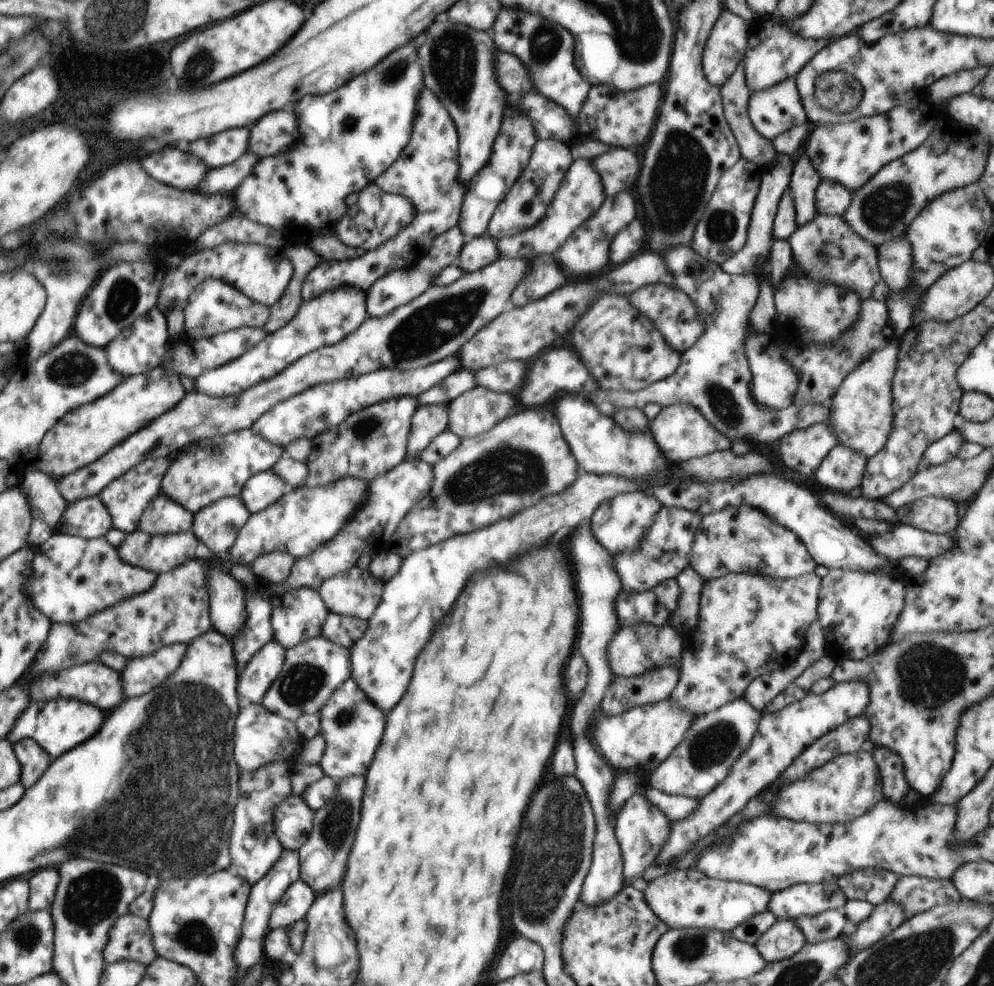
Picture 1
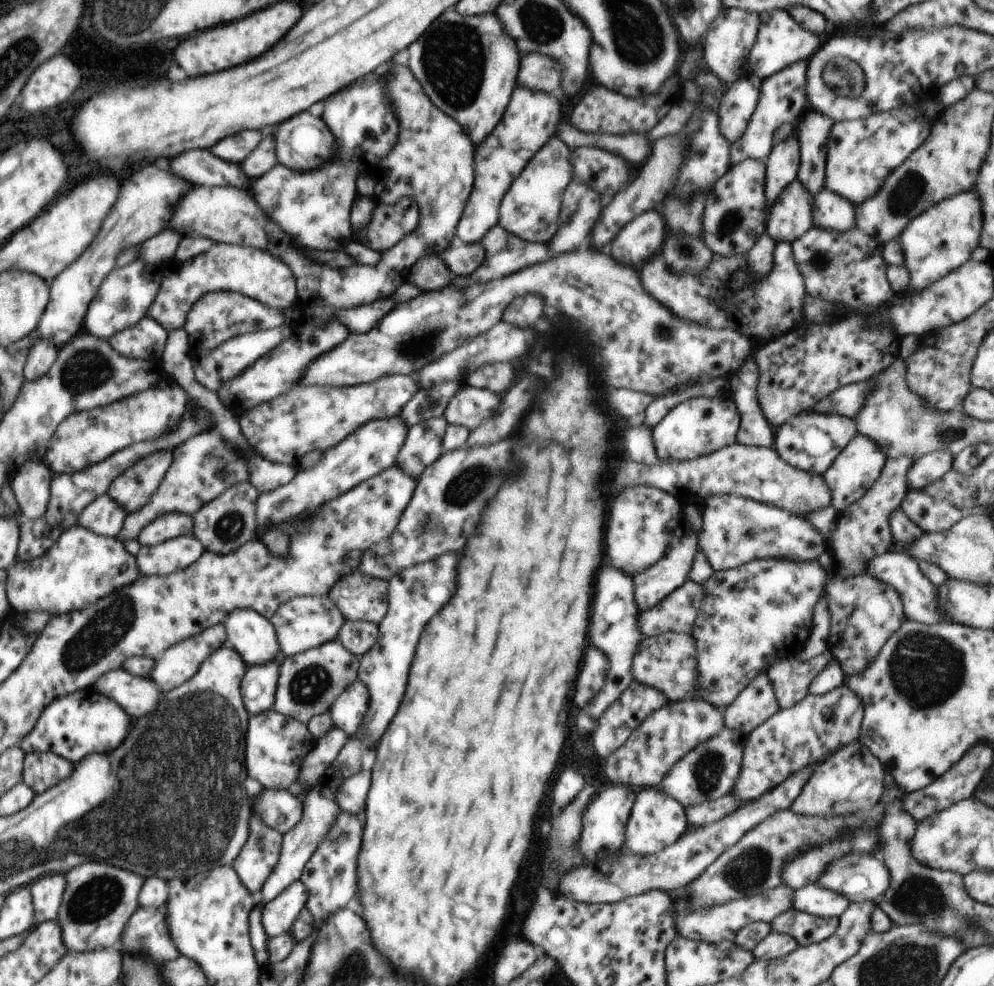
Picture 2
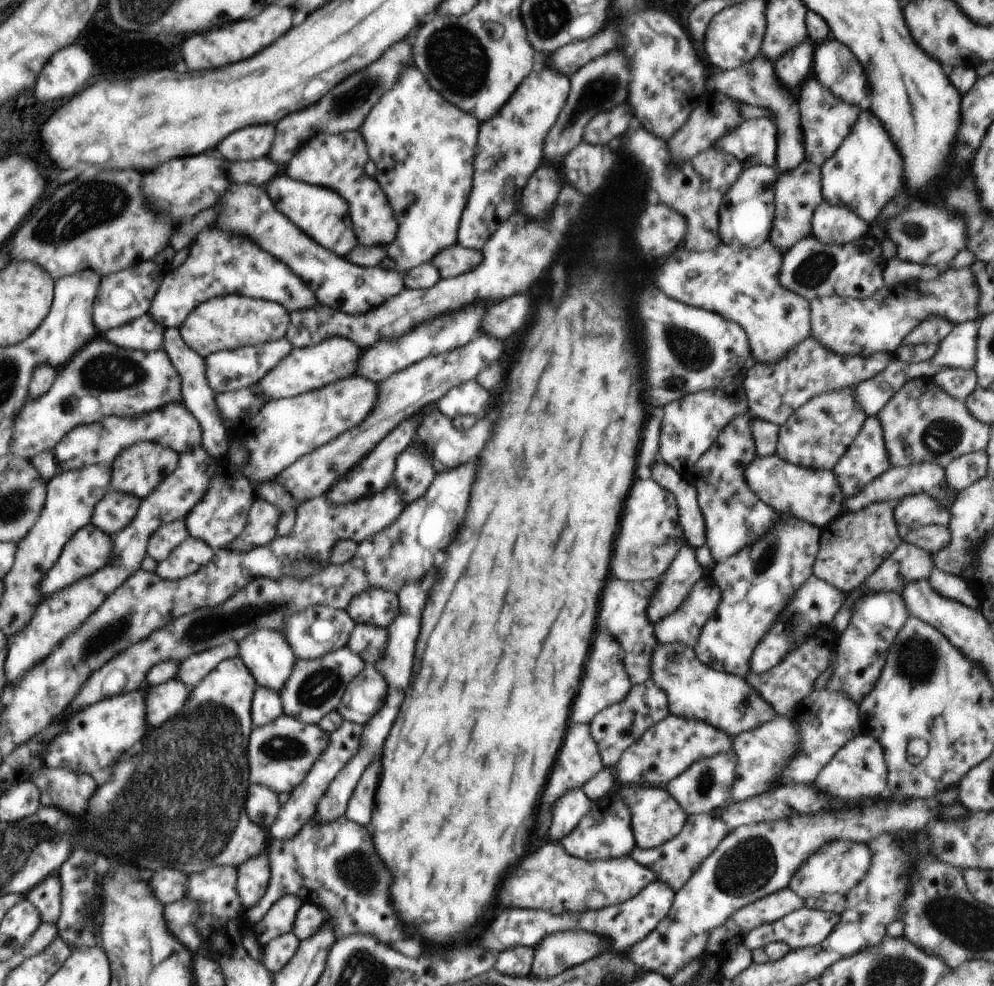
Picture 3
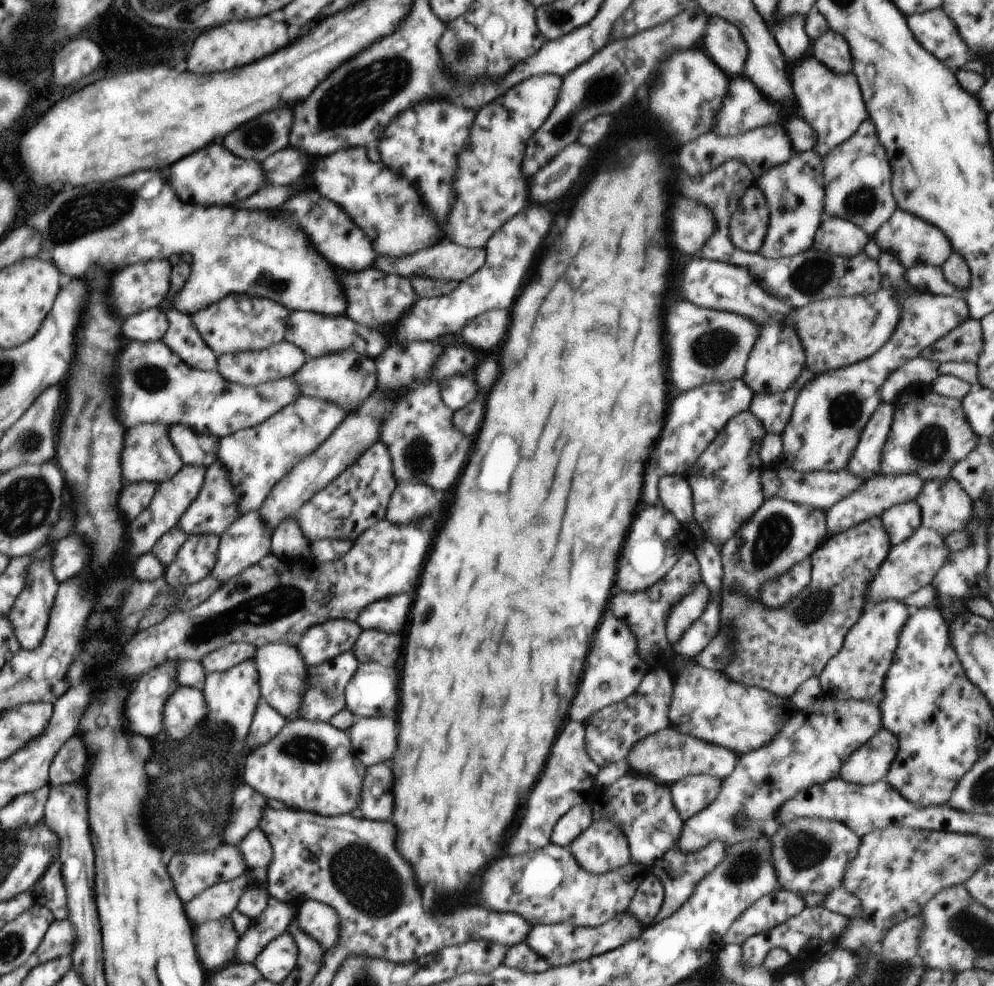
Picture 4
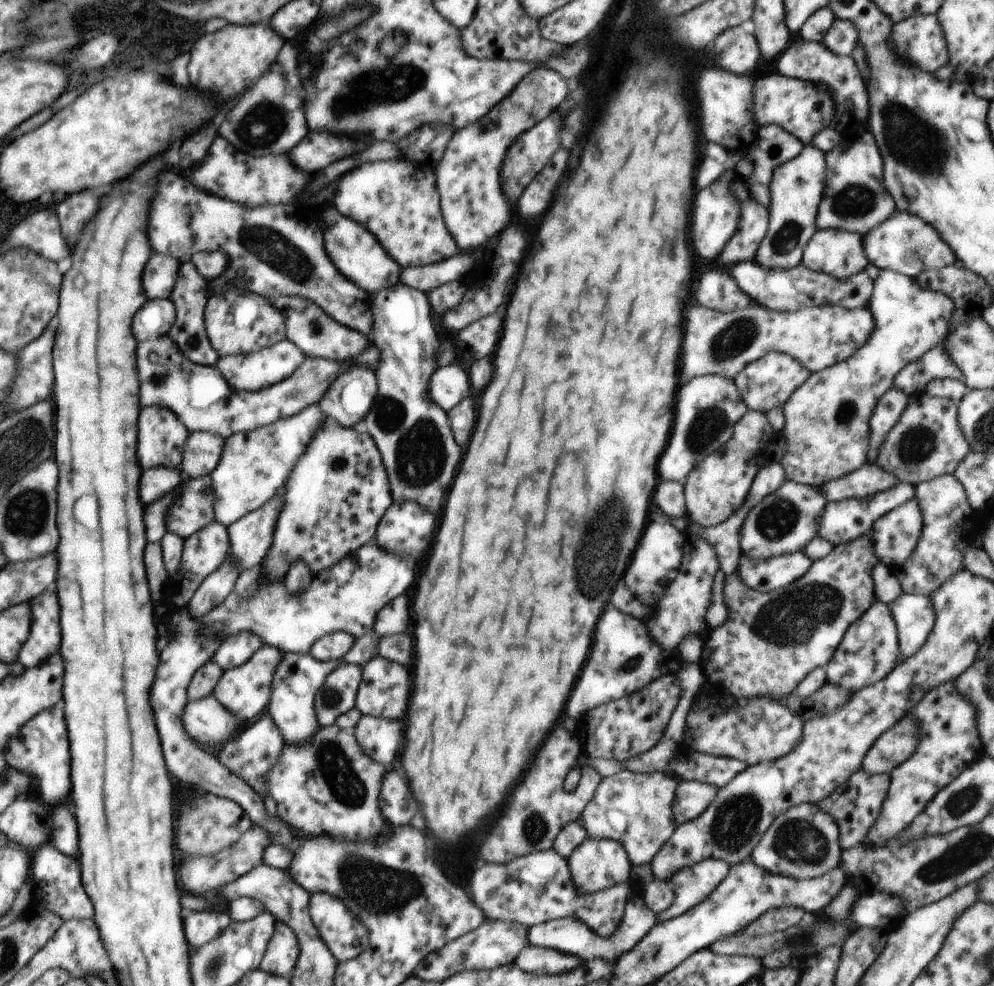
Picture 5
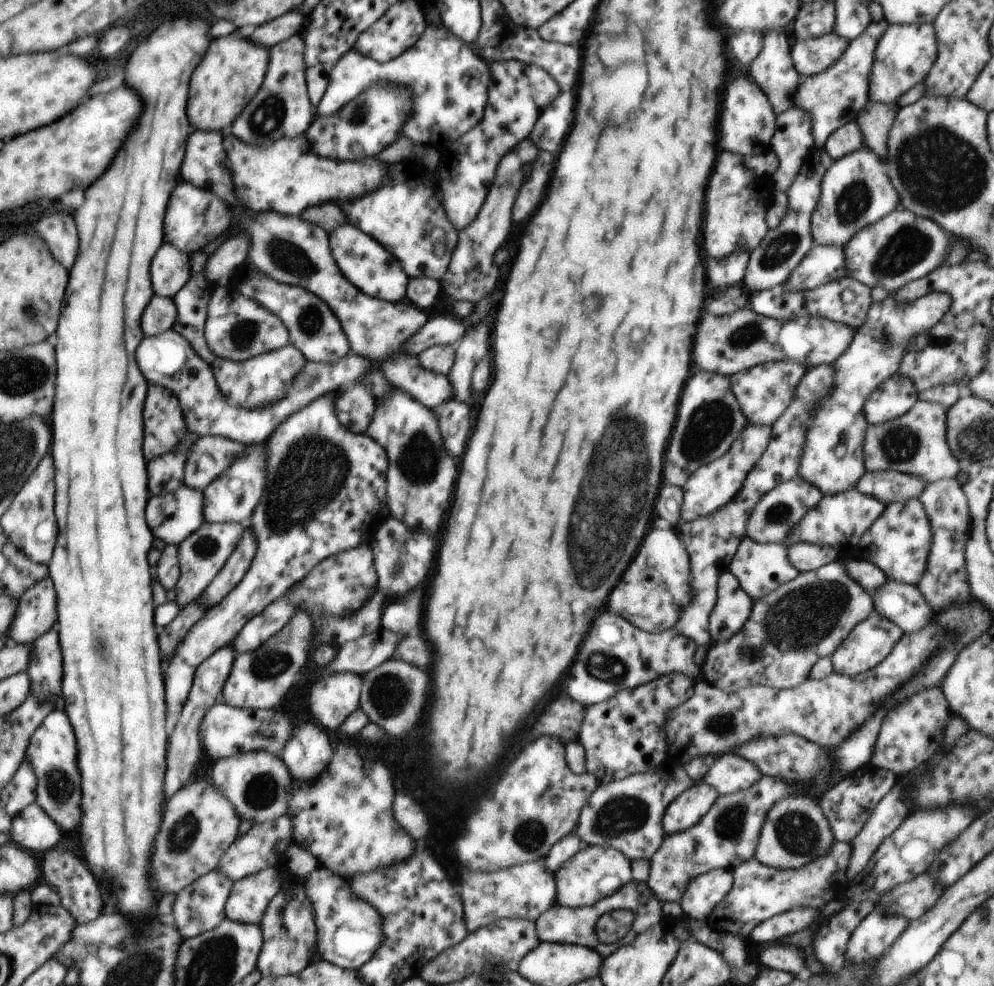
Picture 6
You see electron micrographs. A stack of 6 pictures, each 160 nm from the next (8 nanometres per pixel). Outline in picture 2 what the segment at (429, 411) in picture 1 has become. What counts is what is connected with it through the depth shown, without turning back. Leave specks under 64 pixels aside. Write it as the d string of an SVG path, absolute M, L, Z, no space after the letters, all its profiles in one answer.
M443 416L410 426L395 466L404 470L410 478L419 479L428 466L443 454L442 440L448 427Z

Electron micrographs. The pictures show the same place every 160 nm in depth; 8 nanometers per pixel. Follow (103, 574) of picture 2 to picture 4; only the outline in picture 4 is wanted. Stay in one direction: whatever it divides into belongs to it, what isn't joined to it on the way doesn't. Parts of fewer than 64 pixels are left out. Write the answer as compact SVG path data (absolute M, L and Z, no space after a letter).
M66 536L54 544L52 556L52 572L58 582L64 582L82 572L88 562L88 548L84 546L80 536Z

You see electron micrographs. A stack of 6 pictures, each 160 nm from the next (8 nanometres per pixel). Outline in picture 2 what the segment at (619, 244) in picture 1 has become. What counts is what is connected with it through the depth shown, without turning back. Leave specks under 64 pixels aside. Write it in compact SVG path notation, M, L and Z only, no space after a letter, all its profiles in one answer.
M656 210L640 214L632 222L628 222L612 242L614 258L626 266L646 262L660 250L666 234L664 228L664 218Z

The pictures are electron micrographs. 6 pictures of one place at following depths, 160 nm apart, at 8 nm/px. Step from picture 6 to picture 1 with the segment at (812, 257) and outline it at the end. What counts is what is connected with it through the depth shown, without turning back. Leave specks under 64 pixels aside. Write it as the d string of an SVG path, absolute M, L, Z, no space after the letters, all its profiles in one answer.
M821 179L815 192L815 207L820 215L843 216L852 202L852 192L840 183Z

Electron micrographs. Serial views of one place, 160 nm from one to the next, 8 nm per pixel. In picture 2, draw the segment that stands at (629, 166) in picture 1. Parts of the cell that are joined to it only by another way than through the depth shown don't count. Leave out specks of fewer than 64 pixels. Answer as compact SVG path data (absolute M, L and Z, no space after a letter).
M600 148L571 150L572 180L588 184L600 194L616 194L628 180L626 162Z

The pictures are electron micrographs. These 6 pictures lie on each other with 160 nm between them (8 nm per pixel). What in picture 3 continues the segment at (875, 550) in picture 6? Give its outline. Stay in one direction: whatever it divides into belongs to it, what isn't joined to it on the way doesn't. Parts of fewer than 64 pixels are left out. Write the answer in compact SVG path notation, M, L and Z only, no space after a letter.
M917 493L898 502L894 507L894 518L900 537L920 526L949 526L951 513L930 493Z

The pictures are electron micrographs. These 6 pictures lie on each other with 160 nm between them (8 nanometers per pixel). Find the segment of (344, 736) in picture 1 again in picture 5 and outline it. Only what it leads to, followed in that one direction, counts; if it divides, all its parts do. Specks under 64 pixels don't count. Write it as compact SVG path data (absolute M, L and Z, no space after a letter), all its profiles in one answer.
M370 658L362 666L362 682L356 694L355 708L361 715L374 716L375 718L388 718L398 720L408 710L408 698L410 698L410 672L396 662L390 662L386 658Z

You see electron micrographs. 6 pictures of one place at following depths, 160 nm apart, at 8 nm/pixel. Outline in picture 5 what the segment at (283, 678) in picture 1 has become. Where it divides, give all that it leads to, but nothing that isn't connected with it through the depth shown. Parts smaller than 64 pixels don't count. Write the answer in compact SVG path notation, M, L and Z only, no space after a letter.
M340 662L340 666L326 676L326 680L322 682L322 686L318 688L314 698L314 712L319 727L334 725L340 714L345 714L355 707L360 682L362 682L362 666L348 664L348 662Z

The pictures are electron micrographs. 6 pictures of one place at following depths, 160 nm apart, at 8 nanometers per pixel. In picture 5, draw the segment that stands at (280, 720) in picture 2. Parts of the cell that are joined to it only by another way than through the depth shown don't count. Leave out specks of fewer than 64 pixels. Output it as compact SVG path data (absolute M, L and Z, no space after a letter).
M331 725L319 727L316 734L300 746L284 744L280 756L276 756L274 766L264 776L264 784L268 796L274 798L274 802L278 804L277 816L298 836L330 836L340 842L372 842L372 838L384 838L388 836L388 832L392 832L392 826L380 814L380 778L384 778L384 774L386 768L372 762L372 758L362 752L352 732Z

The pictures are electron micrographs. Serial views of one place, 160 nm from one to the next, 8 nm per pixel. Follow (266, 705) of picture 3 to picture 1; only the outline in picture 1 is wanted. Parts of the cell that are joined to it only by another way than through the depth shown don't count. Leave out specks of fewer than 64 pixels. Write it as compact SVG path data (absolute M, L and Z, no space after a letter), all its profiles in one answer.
M276 640L267 642L253 654L237 680L237 696L260 705L285 661L285 648Z

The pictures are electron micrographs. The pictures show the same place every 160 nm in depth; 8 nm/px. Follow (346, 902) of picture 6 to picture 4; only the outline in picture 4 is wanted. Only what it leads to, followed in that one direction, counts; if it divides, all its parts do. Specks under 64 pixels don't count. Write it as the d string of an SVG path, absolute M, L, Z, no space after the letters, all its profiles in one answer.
M307 900L298 906L299 927L312 935L325 950L335 947L341 935L338 913L329 904Z

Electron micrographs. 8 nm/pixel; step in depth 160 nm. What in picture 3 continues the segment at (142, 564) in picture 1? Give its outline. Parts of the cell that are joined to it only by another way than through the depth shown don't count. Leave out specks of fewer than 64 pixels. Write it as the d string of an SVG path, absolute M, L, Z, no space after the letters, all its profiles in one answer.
M187 537L168 558L164 558L158 566L156 572L163 580L180 580L190 574L194 574L206 566L216 552L206 542Z

